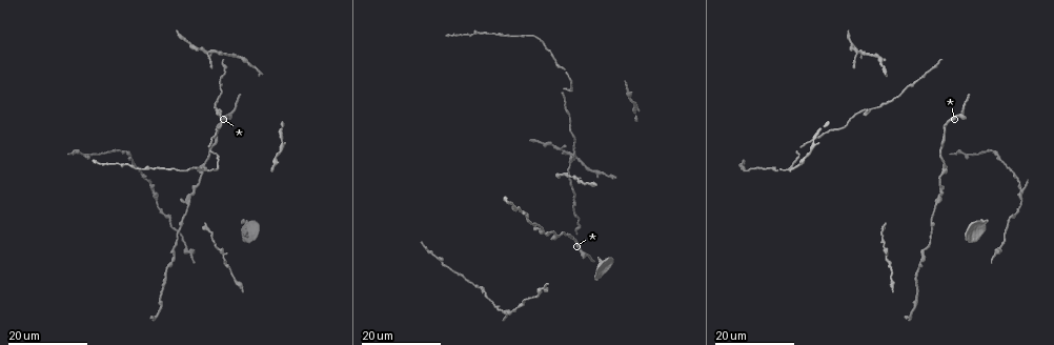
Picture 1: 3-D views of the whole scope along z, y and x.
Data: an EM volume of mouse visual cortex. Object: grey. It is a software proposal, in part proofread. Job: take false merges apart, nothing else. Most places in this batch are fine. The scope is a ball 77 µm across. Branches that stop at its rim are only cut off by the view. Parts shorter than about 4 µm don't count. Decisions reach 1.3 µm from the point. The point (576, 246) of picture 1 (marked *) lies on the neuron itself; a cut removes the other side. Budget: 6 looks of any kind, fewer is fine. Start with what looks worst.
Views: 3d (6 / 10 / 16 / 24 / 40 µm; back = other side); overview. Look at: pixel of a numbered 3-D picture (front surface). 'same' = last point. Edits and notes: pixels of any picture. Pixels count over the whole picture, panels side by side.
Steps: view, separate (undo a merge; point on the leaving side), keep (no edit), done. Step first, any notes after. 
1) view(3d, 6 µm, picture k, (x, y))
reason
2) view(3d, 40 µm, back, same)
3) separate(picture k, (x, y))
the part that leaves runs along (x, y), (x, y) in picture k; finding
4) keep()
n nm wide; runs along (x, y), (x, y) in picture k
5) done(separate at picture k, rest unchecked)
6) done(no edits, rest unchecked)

view(3d, 24 µm, picture 1, (190, 205))
small branch off a trunk

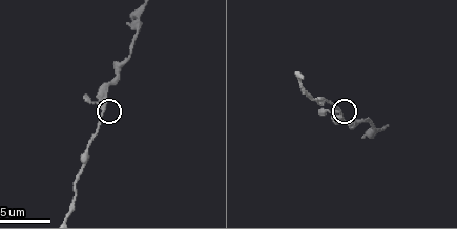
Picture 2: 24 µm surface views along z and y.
view(3d, 6 µm, picture 2, (340, 110))
closer look

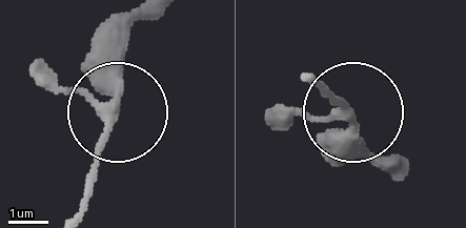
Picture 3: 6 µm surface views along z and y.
keep()
3 arms; one neuron here

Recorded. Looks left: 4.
view(3d, 24 µm, picture 1, (232, 113))
sudden change in width

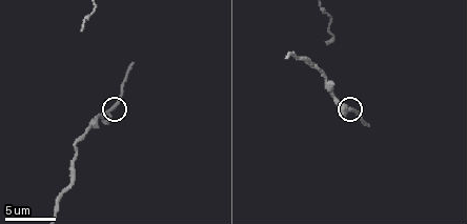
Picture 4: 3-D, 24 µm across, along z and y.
view(3d, 6 µm, picture 4, (115, 105))

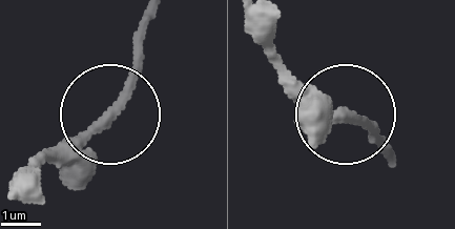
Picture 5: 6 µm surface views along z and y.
keep()
continuous, no second neuron

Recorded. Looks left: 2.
view(3d, 6 µm, picture 4, (80, 30))

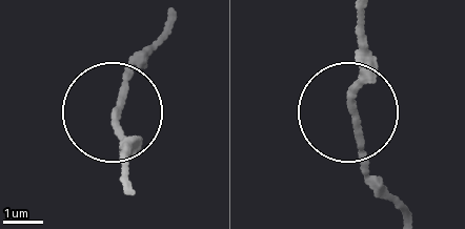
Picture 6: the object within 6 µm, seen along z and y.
keep()
one neuron here

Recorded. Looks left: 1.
done(no edits, rest unchecked)

